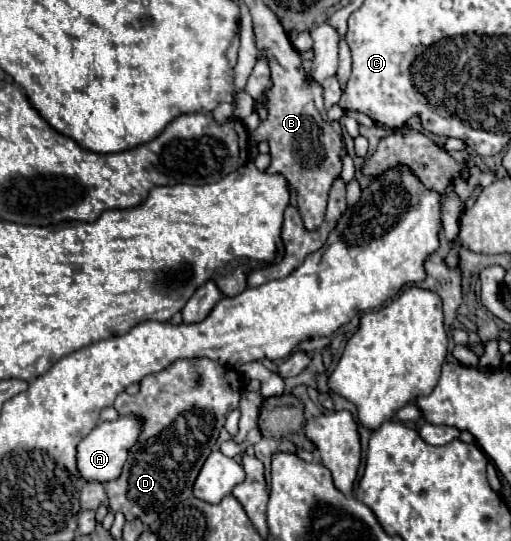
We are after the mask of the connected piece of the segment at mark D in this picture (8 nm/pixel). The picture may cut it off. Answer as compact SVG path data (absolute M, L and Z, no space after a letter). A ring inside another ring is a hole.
M201 357L201 359L179 359L161 373L143 377L137 395L119 393L113 405L119 411L119 415L139 415L145 421L145 425L143 425L143 435L139 437L139 441L129 453L129 459L125 461L123 473L115 481L105 483L109 507L115 513L117 511L123 513L127 521L139 519L143 521L143 525L151 525L163 509L189 499L193 491L193 481L201 465L205 463L207 455L211 453L219 437L219 431L225 425L225 417L241 403L241 393L245 389L245 383L247 381L239 371L227 369L211 359Z

